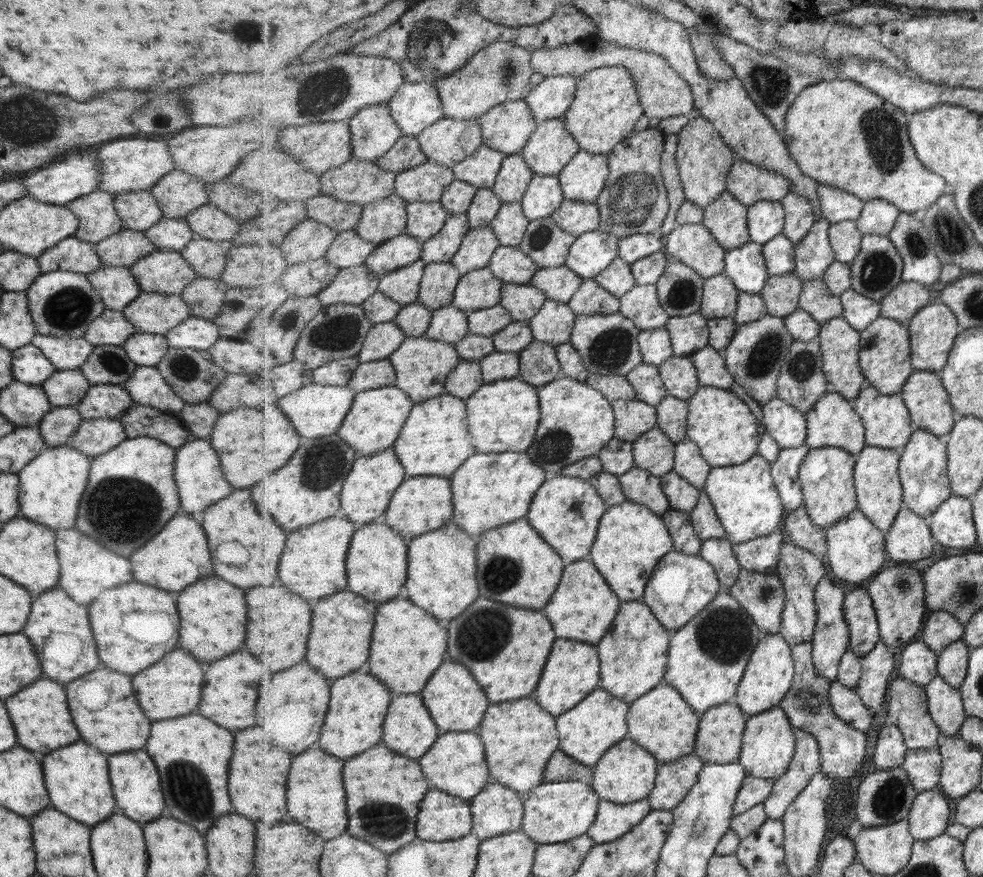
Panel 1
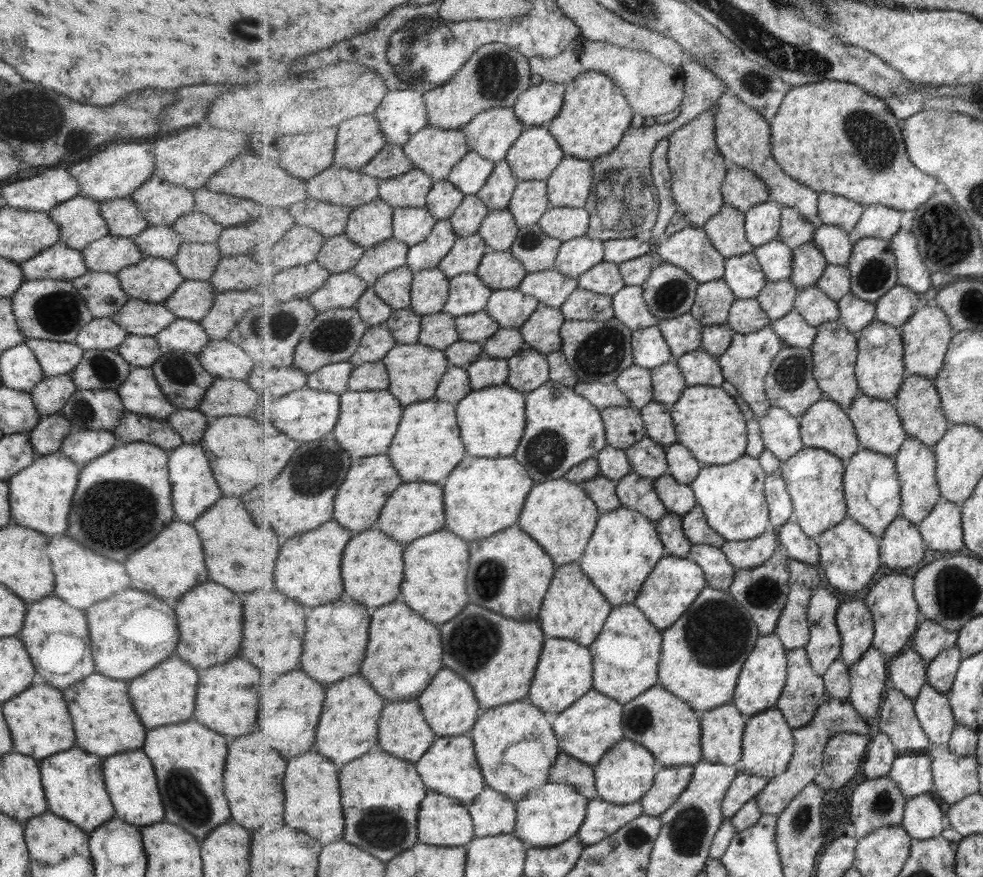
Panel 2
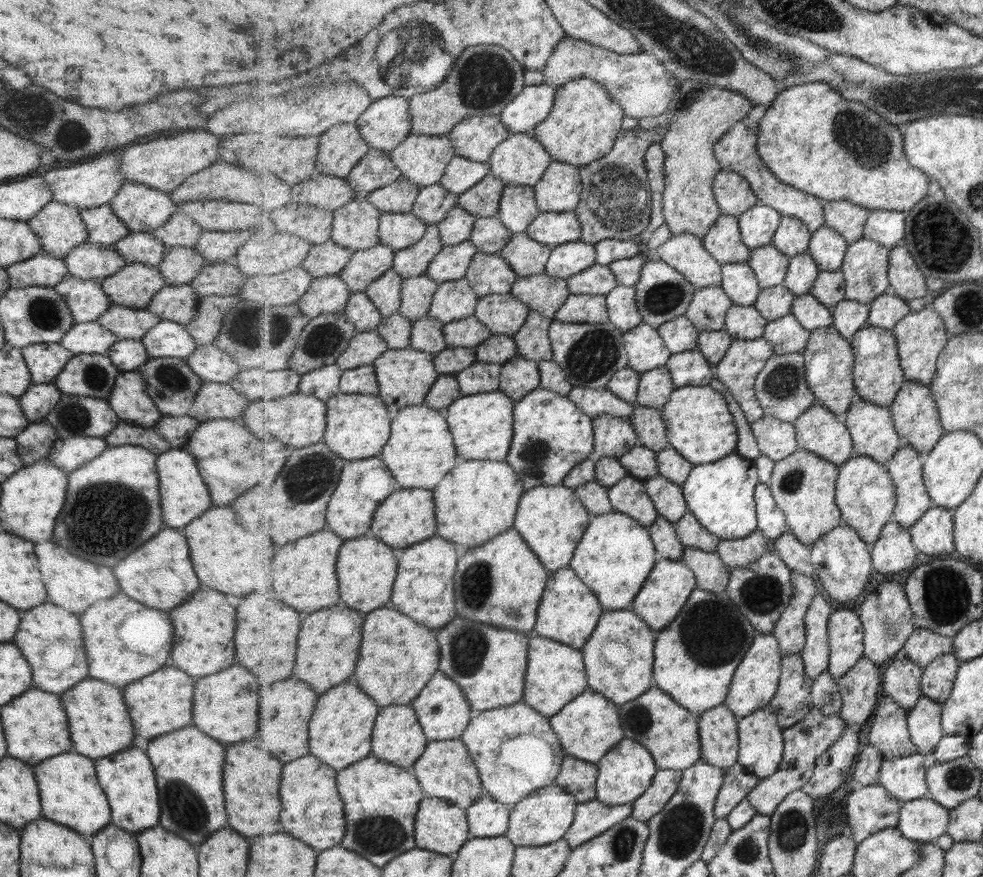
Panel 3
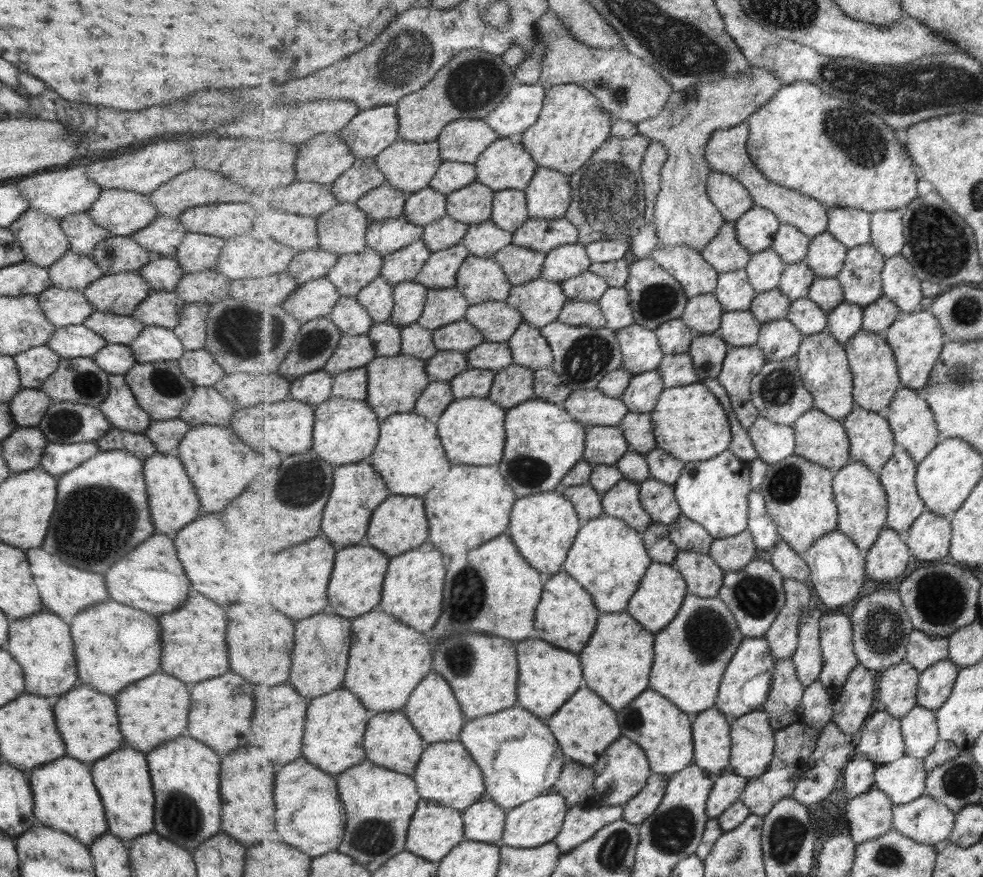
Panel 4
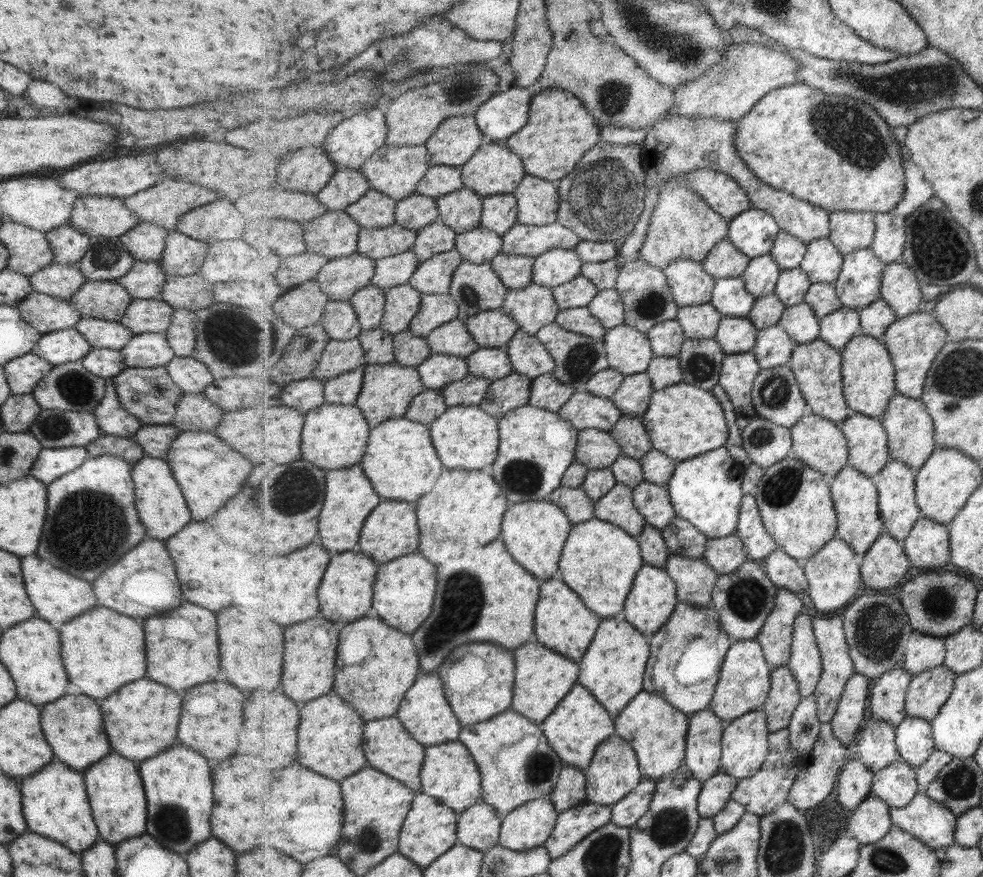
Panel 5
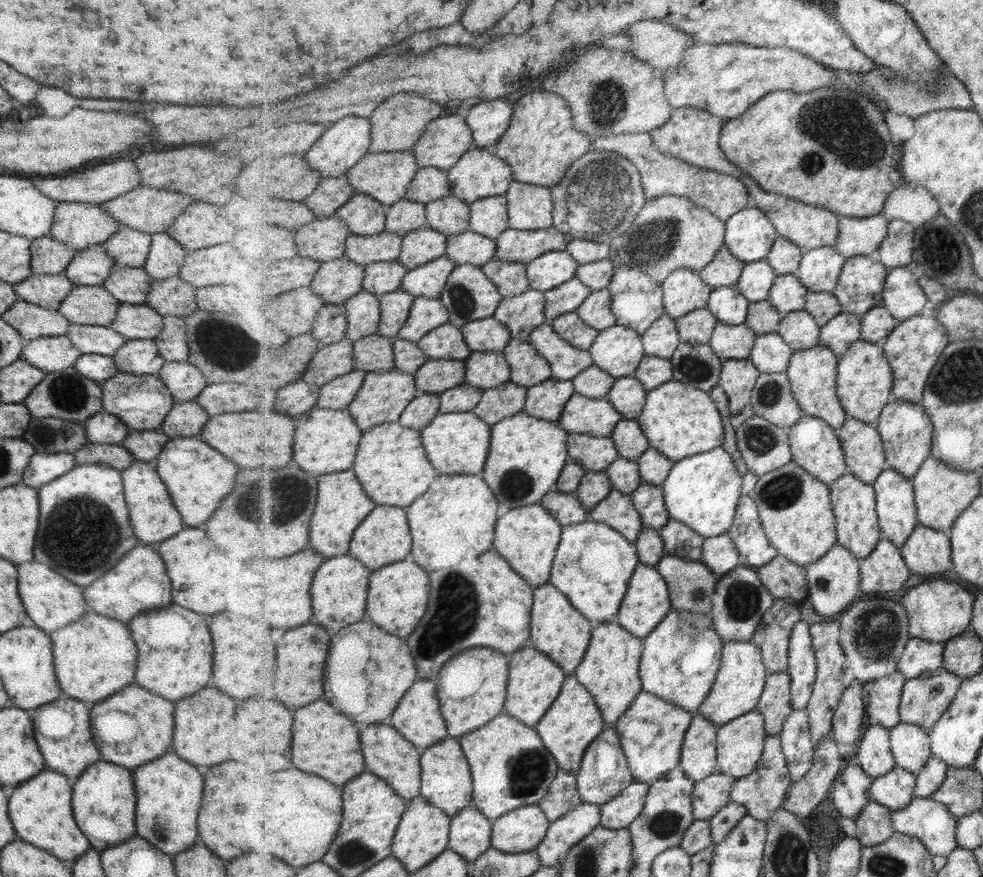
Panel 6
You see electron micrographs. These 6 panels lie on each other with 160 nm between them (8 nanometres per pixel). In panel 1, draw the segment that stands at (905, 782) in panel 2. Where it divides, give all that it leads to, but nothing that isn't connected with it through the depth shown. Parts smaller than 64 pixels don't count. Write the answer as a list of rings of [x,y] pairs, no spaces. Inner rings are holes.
[[[938,746],[926,749],[910,749],[902,767],[910,774],[911,782],[918,791],[939,787],[943,757]]]

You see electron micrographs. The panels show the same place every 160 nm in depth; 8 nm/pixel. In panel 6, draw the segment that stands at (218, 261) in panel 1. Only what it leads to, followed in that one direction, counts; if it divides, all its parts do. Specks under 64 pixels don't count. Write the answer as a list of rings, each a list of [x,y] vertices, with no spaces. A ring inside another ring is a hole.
[[[114,268],[102,282],[102,287],[120,304],[144,304],[153,279],[142,268]]]

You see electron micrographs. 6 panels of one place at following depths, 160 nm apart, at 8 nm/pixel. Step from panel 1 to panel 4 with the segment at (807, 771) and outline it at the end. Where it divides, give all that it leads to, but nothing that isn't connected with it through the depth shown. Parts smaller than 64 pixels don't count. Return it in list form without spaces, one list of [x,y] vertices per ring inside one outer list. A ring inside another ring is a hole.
[[[803,720],[775,731],[776,750],[768,771],[759,777],[748,779],[746,789],[739,798],[753,814],[766,817],[783,798],[792,796],[805,764],[809,762],[812,752],[817,748],[820,732],[821,730],[804,724]]]

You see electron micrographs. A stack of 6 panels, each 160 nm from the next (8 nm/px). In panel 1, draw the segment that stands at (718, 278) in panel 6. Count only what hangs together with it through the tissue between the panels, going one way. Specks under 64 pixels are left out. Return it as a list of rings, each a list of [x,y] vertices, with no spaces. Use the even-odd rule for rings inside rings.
[[[728,191],[703,210],[701,222],[727,251],[750,241],[748,206]]]

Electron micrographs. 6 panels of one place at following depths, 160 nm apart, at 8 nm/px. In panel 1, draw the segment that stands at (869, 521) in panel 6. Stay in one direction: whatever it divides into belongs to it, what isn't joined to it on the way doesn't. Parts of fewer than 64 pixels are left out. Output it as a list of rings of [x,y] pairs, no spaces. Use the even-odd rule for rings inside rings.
[[[868,445],[857,457],[854,479],[858,494],[858,509],[868,515],[871,522],[879,527],[883,535],[887,536],[891,527],[894,526],[899,511],[905,504],[904,488],[900,478],[902,455],[899,455],[894,449]]]

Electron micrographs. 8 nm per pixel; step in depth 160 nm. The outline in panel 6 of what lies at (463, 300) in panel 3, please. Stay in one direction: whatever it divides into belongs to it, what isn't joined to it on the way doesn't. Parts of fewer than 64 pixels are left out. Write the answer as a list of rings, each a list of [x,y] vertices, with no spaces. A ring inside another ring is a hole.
[[[417,297],[407,324],[397,333],[397,337],[418,343],[431,330],[447,323],[450,323],[450,312],[440,298]]]

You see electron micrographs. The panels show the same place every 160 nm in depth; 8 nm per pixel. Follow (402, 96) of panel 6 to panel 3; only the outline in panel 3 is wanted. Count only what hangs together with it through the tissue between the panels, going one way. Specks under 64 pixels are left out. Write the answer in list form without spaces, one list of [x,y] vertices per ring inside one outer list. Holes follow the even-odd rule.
[[[496,45],[471,46],[455,62],[450,76],[434,91],[423,91],[409,98],[412,134],[447,135],[465,118],[501,115],[526,86],[527,70],[507,48]]]

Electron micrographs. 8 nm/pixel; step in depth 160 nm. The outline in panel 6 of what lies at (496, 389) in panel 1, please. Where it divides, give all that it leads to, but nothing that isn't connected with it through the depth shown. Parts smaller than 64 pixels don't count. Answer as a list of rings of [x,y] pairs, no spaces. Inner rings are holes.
[[[474,411],[437,414],[422,430],[424,446],[431,464],[443,475],[482,475],[490,453],[492,426]]]

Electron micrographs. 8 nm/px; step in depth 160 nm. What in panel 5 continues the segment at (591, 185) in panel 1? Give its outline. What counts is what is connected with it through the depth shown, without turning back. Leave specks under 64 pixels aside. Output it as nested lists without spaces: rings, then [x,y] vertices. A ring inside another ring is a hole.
[[[527,175],[514,195],[518,198],[518,223],[545,226],[558,220],[558,182]]]

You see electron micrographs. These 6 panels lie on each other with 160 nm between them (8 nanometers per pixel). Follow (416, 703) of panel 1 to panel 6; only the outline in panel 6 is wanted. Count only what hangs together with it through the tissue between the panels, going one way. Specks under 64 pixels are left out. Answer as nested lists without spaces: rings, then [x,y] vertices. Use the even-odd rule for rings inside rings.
[[[388,722],[369,725],[361,734],[362,751],[366,760],[366,770],[380,776],[405,800],[421,796],[422,750],[409,742]]]

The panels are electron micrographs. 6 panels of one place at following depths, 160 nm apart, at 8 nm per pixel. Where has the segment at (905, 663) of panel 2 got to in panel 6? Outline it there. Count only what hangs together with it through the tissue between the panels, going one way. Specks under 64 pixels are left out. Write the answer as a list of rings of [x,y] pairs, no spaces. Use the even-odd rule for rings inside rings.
[[[896,671],[872,682],[868,691],[868,716],[889,729],[901,723],[902,692],[906,681],[906,675]]]

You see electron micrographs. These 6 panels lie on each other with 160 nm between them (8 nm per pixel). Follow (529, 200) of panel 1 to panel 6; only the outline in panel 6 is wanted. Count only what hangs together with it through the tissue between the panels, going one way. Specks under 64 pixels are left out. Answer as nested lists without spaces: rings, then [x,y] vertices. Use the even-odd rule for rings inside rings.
[[[505,195],[482,198],[472,202],[470,231],[489,238],[499,238],[510,225],[508,200]]]

